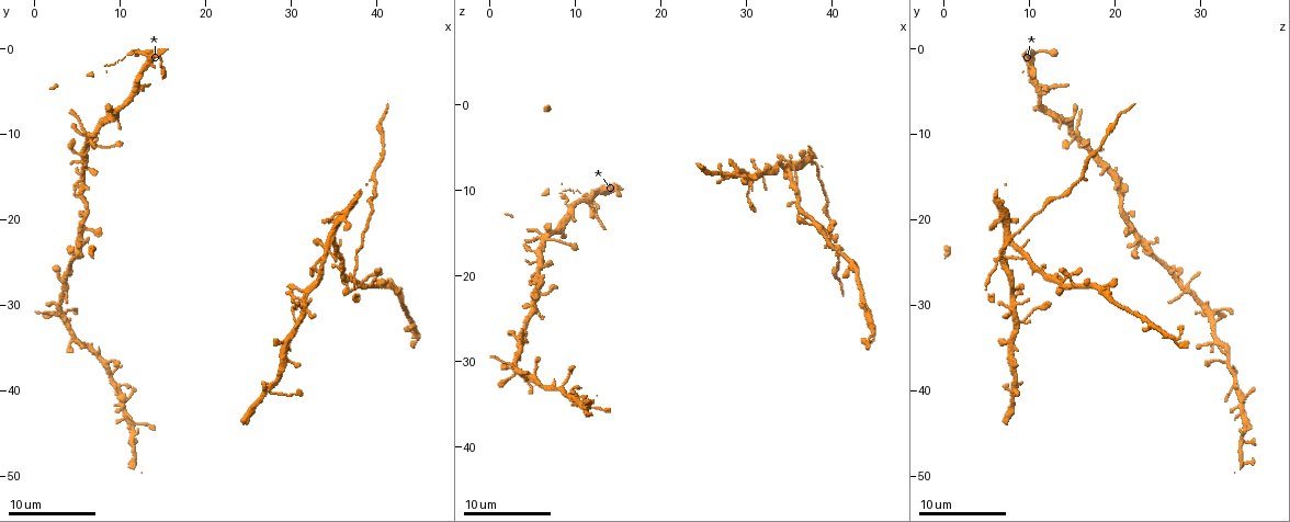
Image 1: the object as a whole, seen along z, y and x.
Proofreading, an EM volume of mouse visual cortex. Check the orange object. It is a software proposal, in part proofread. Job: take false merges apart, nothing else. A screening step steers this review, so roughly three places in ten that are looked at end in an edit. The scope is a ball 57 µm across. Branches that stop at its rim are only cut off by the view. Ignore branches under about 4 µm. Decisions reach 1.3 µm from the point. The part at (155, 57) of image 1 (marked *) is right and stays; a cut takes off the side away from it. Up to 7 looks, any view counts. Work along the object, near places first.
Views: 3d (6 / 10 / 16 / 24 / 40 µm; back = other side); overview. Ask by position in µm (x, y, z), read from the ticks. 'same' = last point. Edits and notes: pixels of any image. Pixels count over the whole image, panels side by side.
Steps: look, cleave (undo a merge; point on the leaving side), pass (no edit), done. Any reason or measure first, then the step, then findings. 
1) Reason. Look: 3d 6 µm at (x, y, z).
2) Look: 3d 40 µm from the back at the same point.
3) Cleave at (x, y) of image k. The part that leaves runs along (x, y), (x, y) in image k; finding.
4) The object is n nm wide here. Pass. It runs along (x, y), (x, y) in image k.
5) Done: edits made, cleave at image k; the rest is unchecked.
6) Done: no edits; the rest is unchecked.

Look: 3d 6 µm at (6.6, 10.6, 15.4).

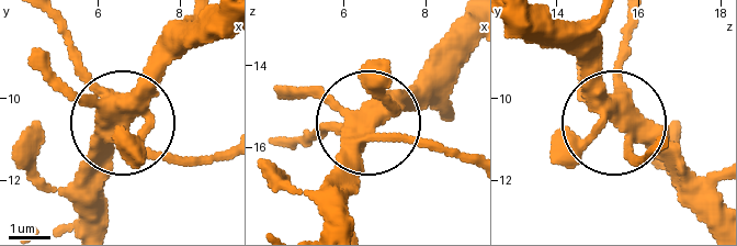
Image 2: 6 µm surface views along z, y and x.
Pass. Continuous, no second neuron.

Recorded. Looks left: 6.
Thin arm on a thick one. Look: 3d 16 µm at (30.8, 32.2, 8.6).

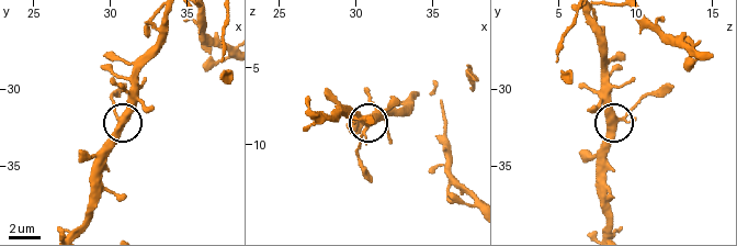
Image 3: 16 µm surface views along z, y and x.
Pass. Continuous, no second neuron.

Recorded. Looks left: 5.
Arms part here. Look: 3d 16 µm at (35.8, 24.6, 9.2).

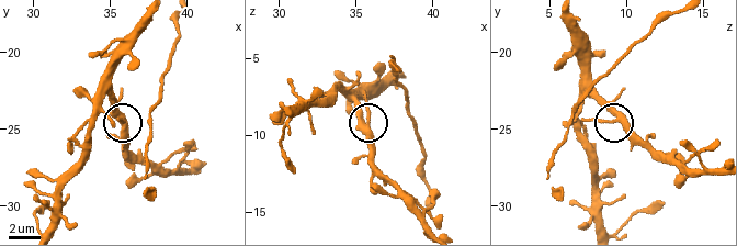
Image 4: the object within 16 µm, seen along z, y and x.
Pass. Continuous, no second neuron.

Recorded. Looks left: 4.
Done: no edits; the rest is unchecked.

